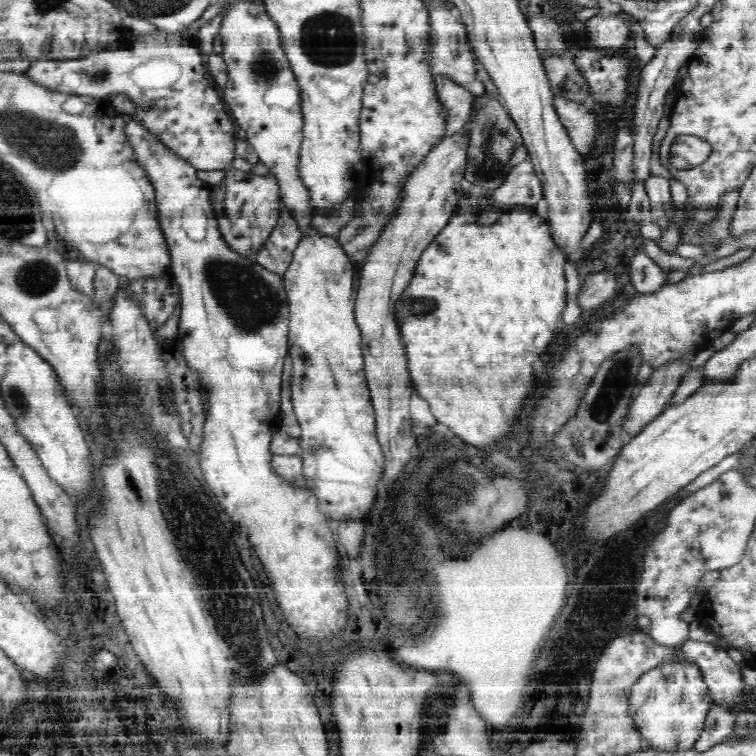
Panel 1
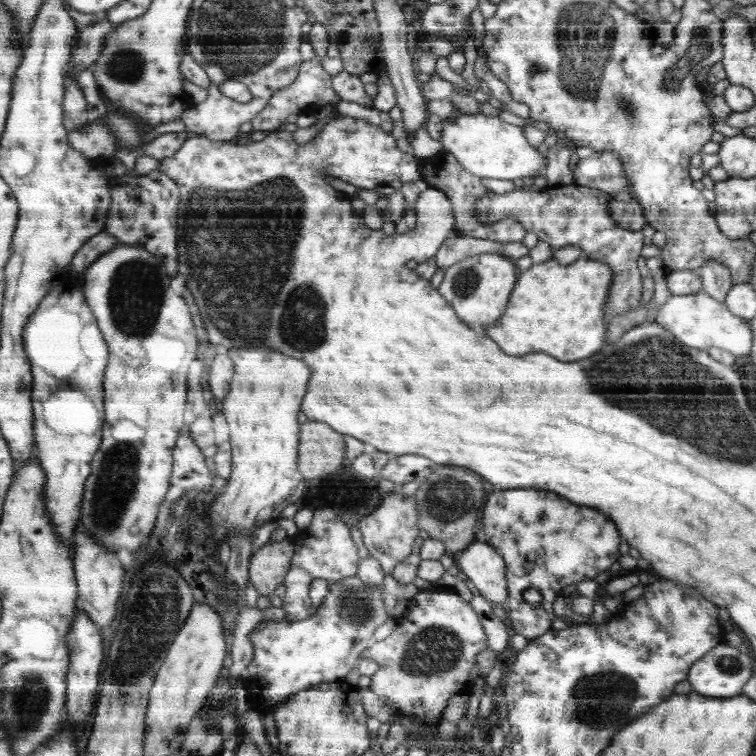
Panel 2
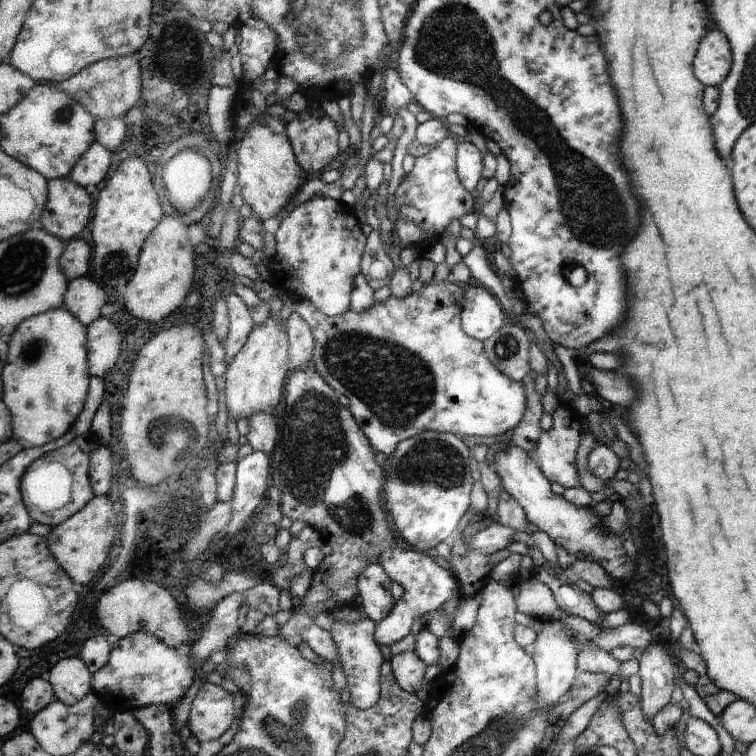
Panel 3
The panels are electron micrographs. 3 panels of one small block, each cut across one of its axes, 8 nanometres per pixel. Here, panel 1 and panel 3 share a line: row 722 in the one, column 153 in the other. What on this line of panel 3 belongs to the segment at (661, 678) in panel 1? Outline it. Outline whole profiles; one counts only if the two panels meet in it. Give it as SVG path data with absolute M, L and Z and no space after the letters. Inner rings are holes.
M146 630L134 632L111 646L108 663L92 675L92 692L115 712L133 712L137 708L178 704L191 687L196 671L185 651L177 652Z

